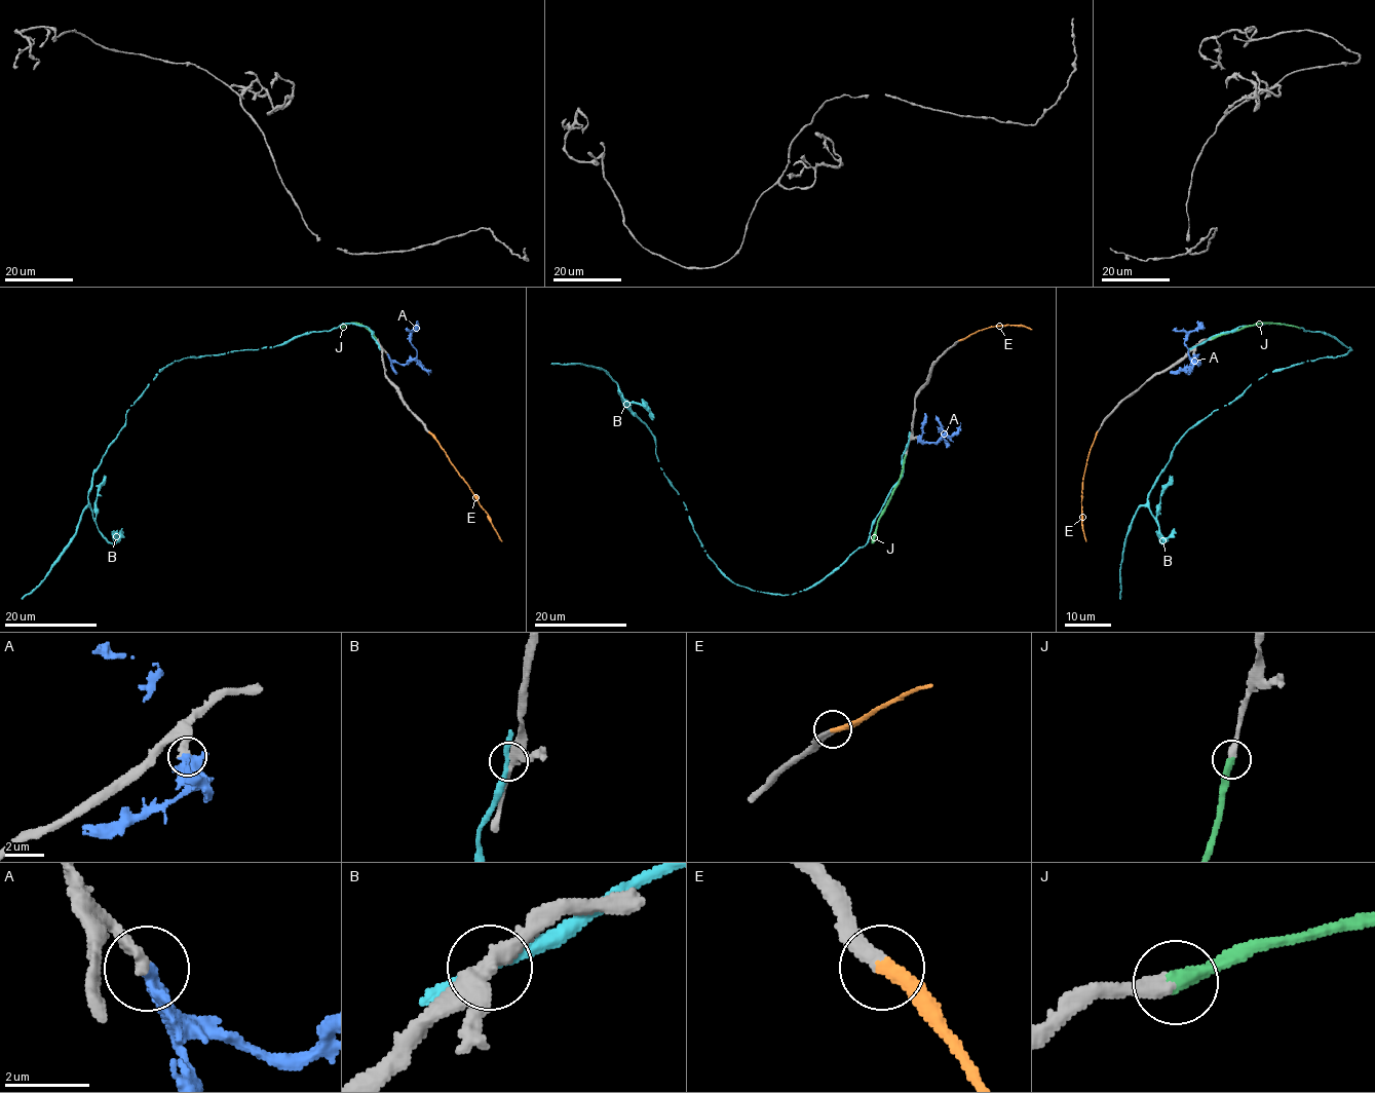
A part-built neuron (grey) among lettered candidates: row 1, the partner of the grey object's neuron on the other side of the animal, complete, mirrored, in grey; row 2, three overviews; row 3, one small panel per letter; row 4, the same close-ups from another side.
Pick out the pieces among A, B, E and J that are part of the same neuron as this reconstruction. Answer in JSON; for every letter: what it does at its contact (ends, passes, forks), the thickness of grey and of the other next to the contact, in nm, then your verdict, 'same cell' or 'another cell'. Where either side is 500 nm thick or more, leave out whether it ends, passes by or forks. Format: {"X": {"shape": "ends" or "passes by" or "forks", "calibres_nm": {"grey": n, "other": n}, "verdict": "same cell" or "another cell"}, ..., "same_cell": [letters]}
{"A": {"shape": "ends", "calibres_nm": {"grey": 340, "other": 480}, "verdict": "same cell"}, "B": {"shape": "passes by", "calibres_nm": {"grey": 400, "other": 220}, "verdict": "another cell"}, "E": {"shape": "ends", "calibres_nm": {"grey": 280, "other": 320}, "verdict": "same cell"}, "J": {"shape": "ends", "calibres_nm": {"grey": 360, "other": 400}, "verdict": "same cell"}, "same_cell": ["A", "E", "J"]}

